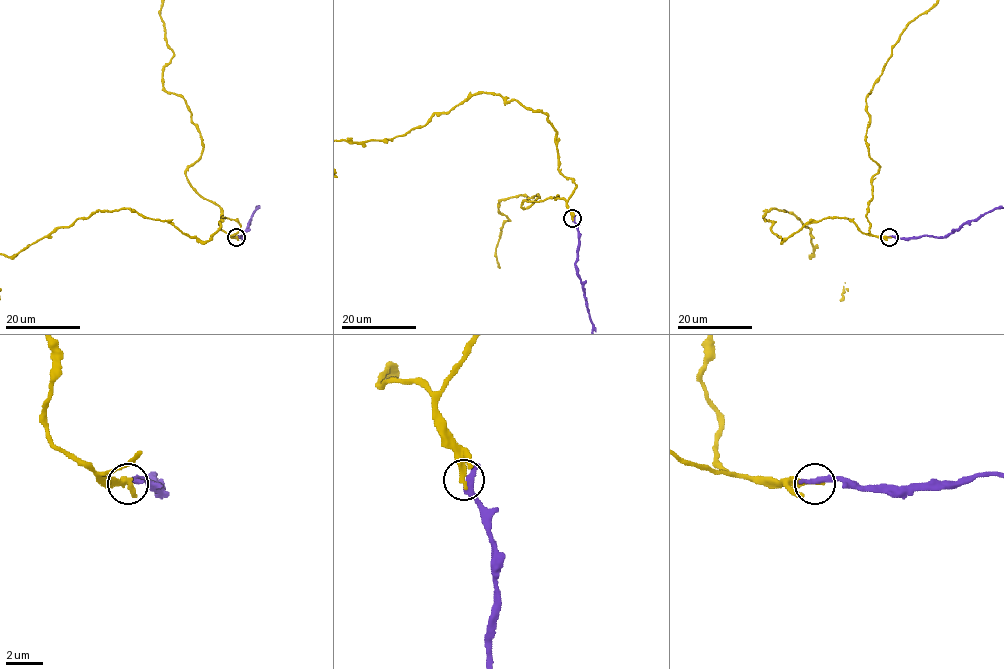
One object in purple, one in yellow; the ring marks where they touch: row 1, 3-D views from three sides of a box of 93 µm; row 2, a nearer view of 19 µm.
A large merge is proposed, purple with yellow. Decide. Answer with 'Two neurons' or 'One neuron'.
Two neurons

